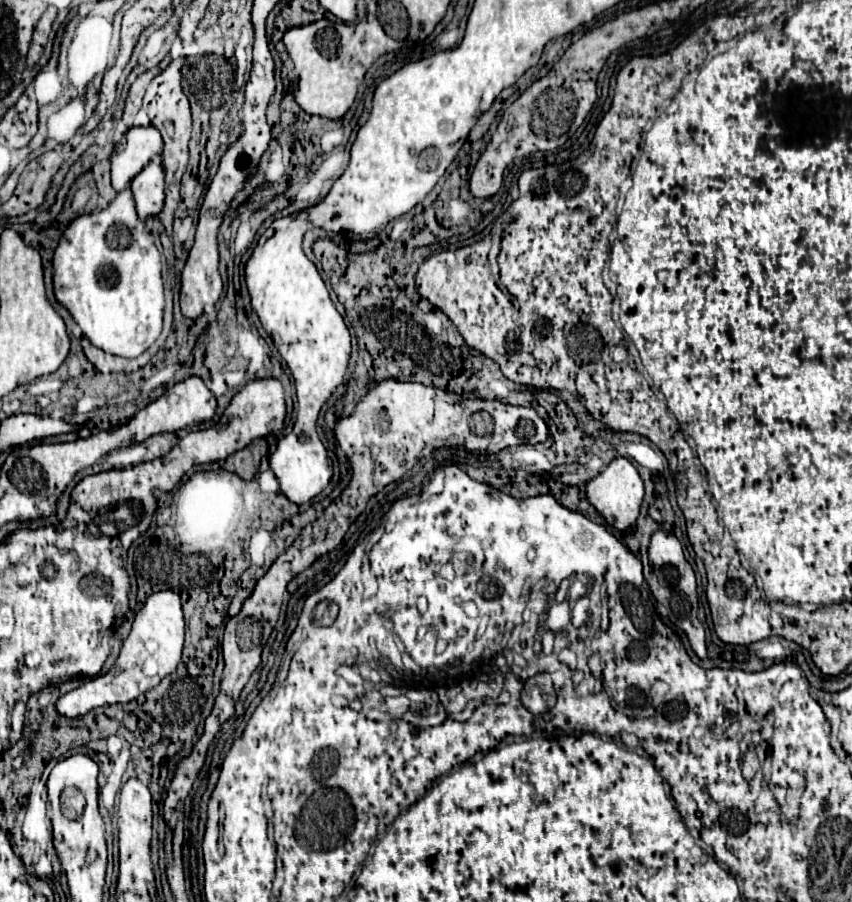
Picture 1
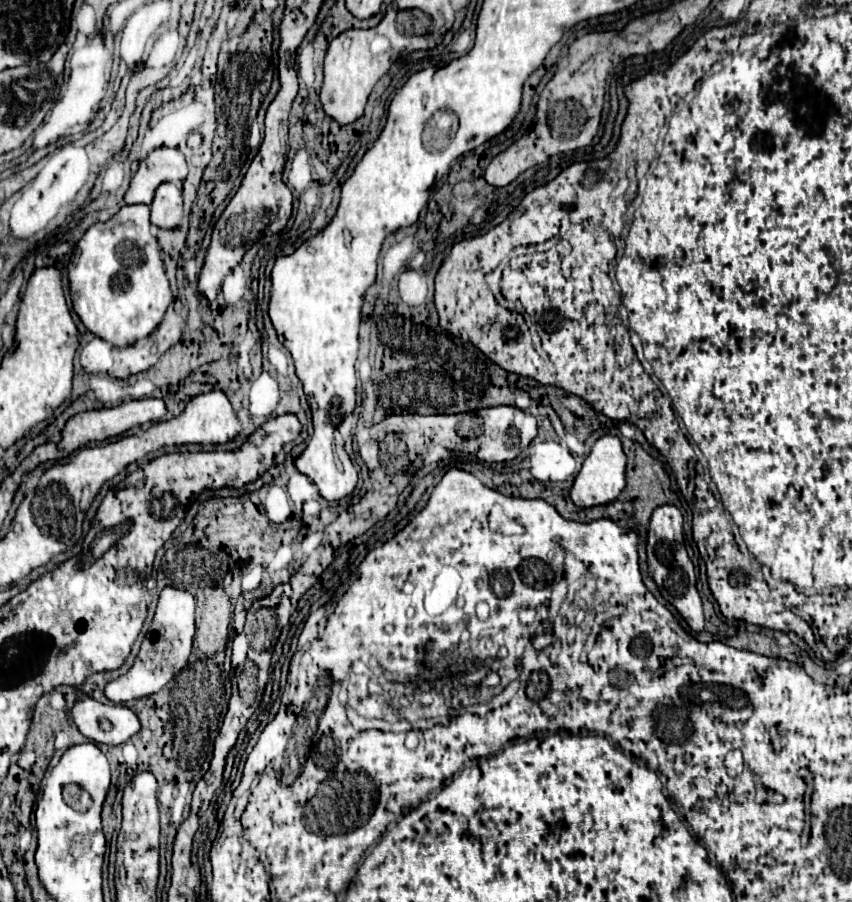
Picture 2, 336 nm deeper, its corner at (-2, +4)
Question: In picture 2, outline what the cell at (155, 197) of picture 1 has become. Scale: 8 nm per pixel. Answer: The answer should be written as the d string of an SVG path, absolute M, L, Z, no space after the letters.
M162 184L156 190L154 202L150 204L150 222L158 228L178 228L182 224L184 216L184 202L182 202L182 190L178 184Z

